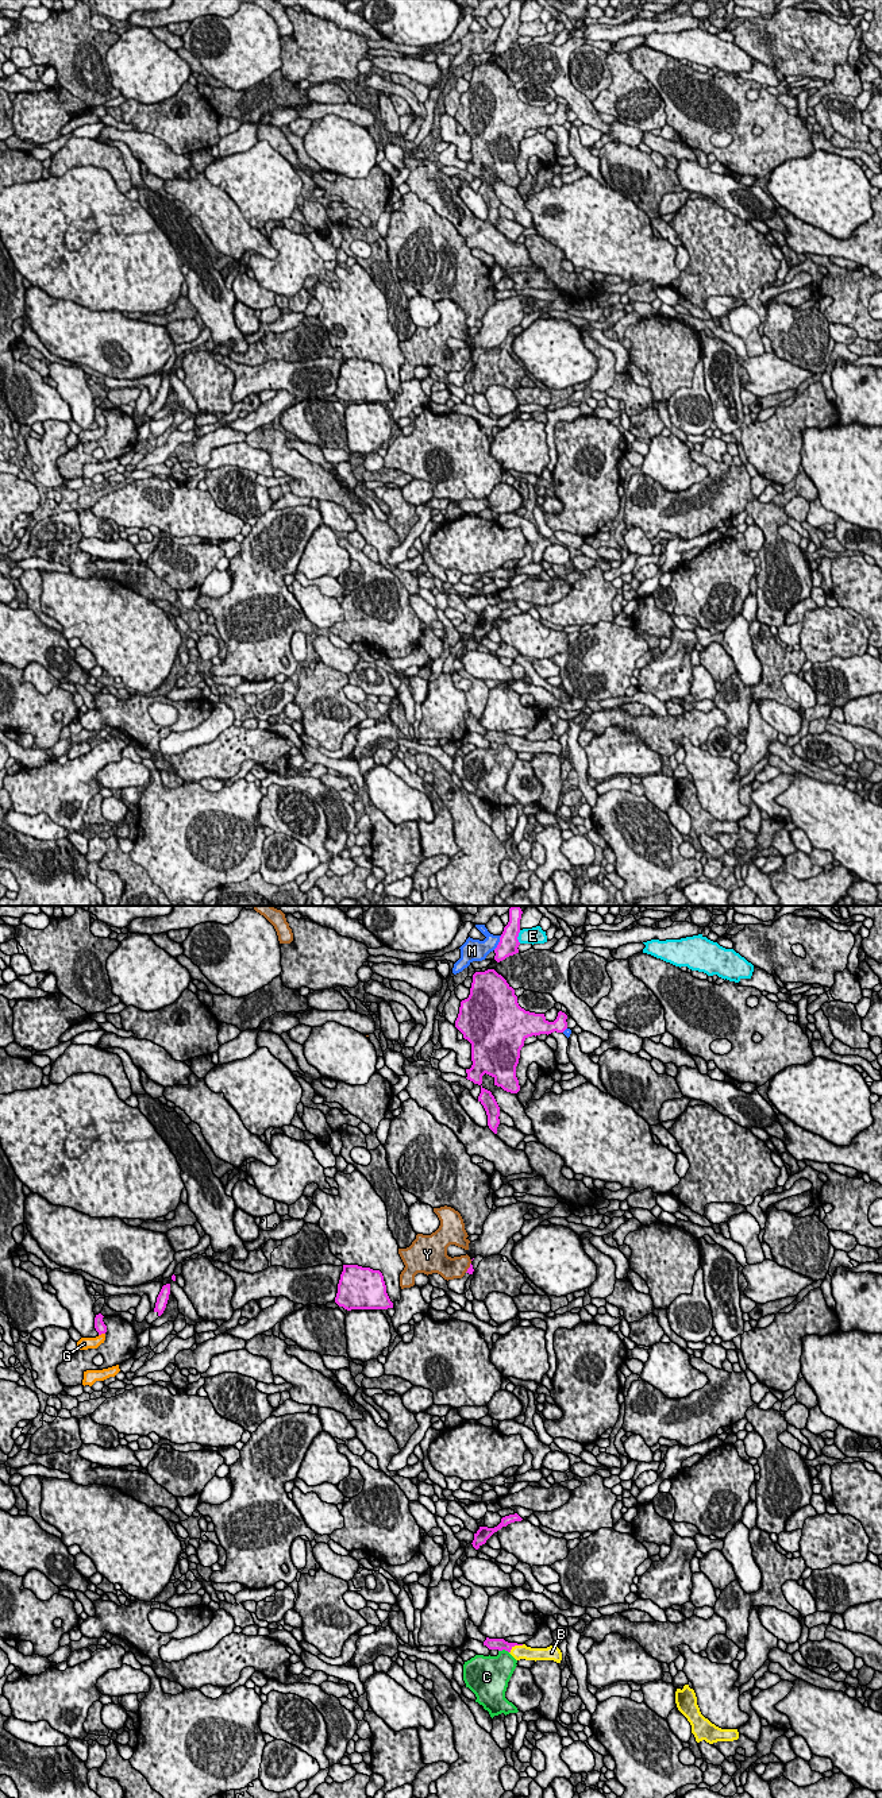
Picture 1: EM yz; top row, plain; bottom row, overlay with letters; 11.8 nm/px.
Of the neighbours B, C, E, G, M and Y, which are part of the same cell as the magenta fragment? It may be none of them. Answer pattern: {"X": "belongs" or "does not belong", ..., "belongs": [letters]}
{"B": "belongs", "C": "does not belong", "E": "does not belong", "G": "does not belong", "M": "does not belong", "Y": "does not belong", "belongs": ["B"]}

